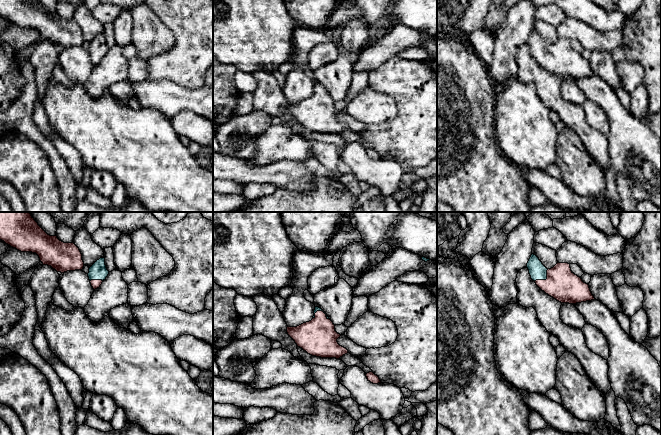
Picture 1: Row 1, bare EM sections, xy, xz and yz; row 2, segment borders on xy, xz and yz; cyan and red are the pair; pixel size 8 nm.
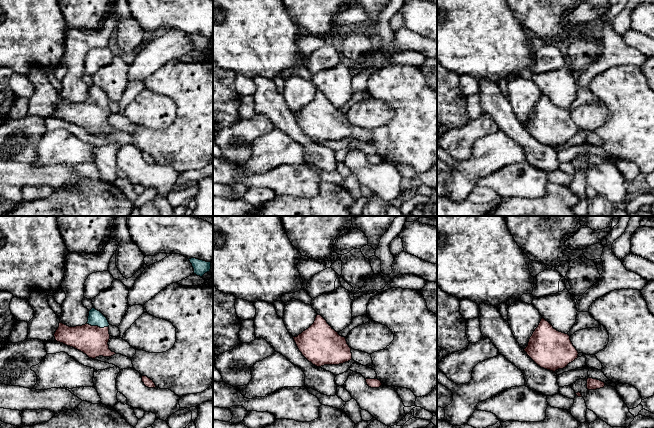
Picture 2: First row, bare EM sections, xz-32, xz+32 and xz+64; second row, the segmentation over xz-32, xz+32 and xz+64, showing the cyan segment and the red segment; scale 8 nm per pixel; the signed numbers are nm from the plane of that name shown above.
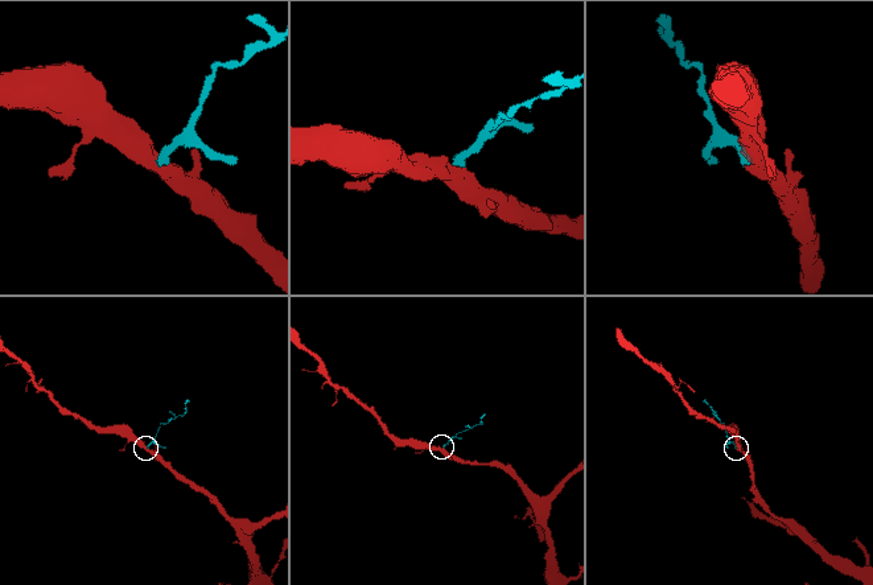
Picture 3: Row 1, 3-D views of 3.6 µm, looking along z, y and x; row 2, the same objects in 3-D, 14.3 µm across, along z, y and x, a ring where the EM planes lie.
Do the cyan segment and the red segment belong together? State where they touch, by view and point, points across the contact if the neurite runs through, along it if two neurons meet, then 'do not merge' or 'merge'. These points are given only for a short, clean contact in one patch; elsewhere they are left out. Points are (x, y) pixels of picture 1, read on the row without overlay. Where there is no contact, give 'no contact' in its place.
contact yz (545, 55); way yz (537, 47), (545, 55), (561, 60); merge

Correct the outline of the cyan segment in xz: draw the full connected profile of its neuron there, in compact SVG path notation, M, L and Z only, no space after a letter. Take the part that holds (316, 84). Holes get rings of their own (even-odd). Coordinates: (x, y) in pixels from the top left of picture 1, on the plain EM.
M315 83L311 97L297 103L287 103L287 109L298 123L312 132L339 135L349 129L338 120L337 115L341 111L335 107L335 101L319 83Z

